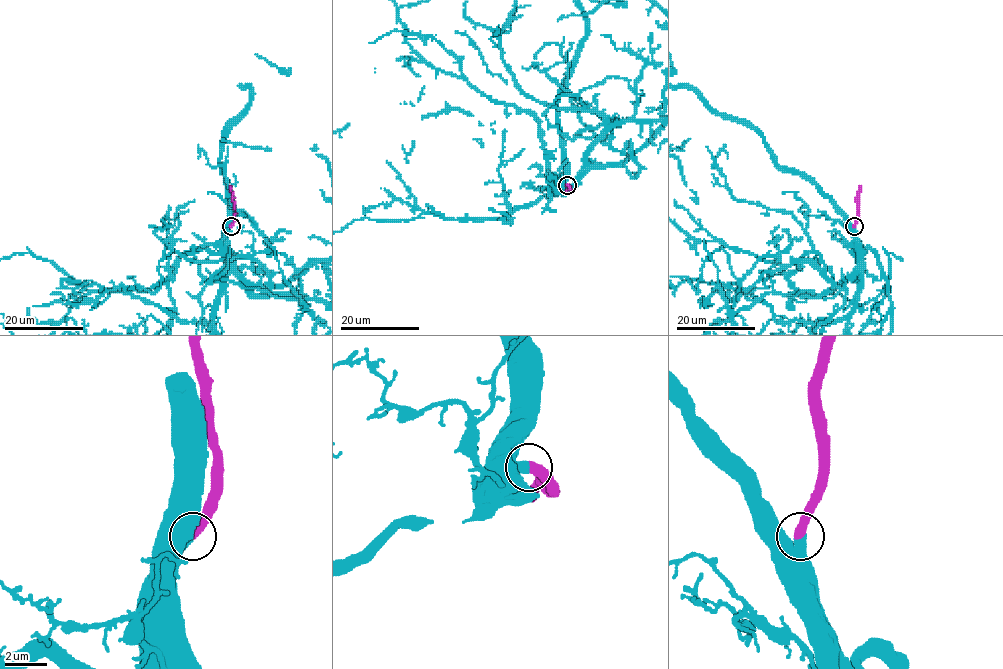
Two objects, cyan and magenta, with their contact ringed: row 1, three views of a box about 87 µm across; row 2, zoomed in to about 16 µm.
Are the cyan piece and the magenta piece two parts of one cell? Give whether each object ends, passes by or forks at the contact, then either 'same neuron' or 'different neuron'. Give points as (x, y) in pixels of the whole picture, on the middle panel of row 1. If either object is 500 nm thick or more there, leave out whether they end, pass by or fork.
same neuron

